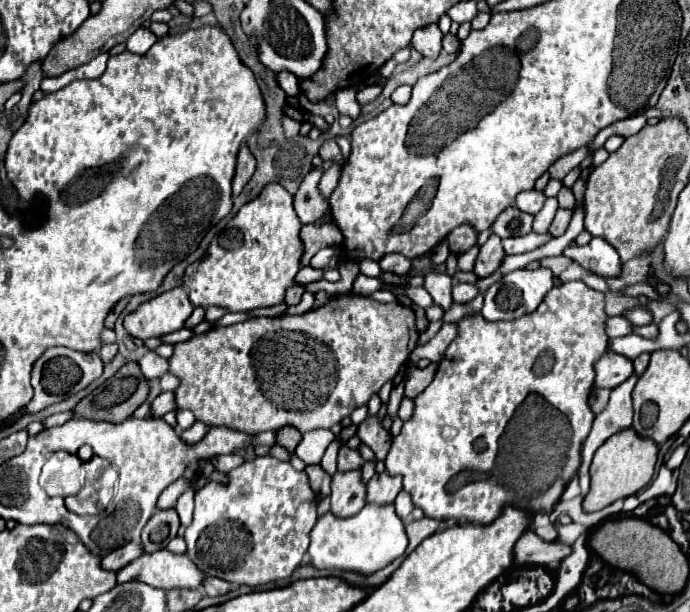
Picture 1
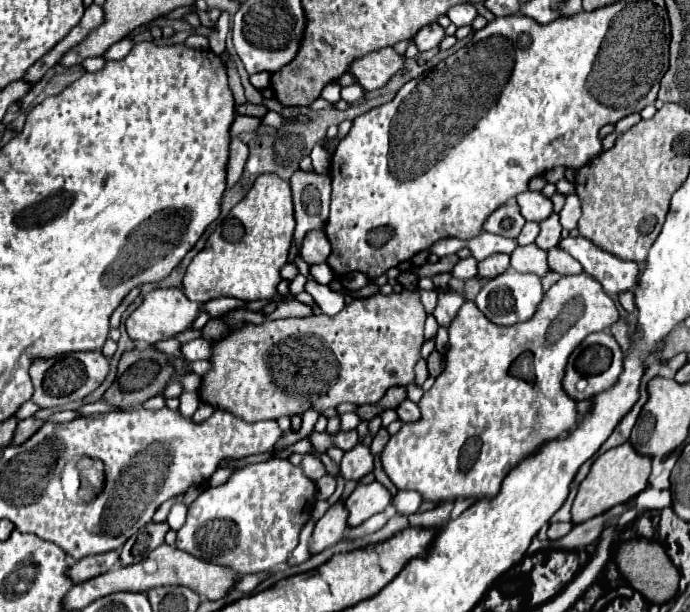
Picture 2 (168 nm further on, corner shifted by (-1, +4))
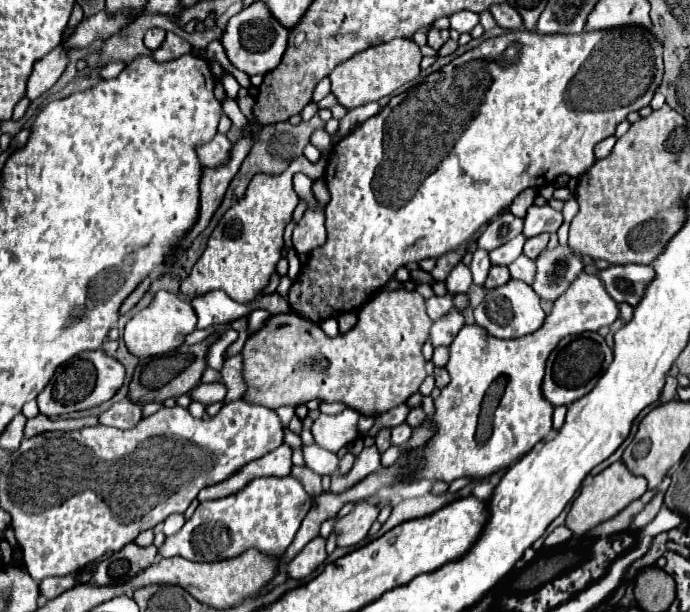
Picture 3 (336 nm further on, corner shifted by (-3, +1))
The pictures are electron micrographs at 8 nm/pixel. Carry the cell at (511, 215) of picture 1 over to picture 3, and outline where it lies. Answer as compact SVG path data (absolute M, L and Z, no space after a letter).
M506 212L502 216L496 216L486 230L482 232L482 236L478 238L478 248L482 250L494 250L498 246L502 246L504 242L512 240L514 236L518 236L522 232L522 220L516 218L514 214Z

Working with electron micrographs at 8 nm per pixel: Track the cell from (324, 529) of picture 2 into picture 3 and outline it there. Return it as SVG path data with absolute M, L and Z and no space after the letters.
M316 536L304 550L300 550L288 564L286 564L286 574L288 578L302 580L310 576L322 562L326 560L326 540Z

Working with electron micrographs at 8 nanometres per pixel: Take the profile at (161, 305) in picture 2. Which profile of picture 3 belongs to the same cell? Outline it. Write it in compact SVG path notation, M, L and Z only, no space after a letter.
M160 290L152 304L146 310L136 312L130 322L124 328L124 342L130 354L136 358L148 358L148 356L160 356L166 352L176 350L184 342L184 338L196 328L196 312L192 310L188 300L182 300L176 294Z

